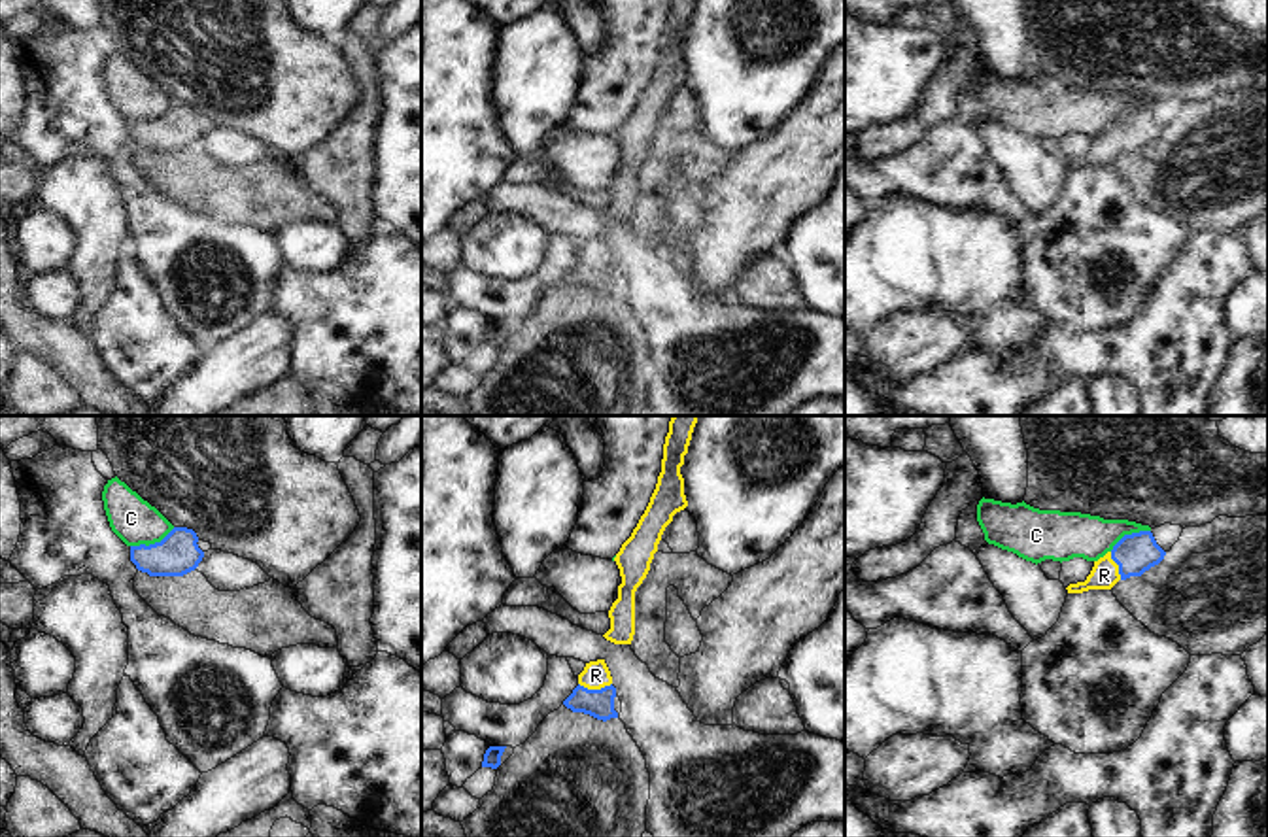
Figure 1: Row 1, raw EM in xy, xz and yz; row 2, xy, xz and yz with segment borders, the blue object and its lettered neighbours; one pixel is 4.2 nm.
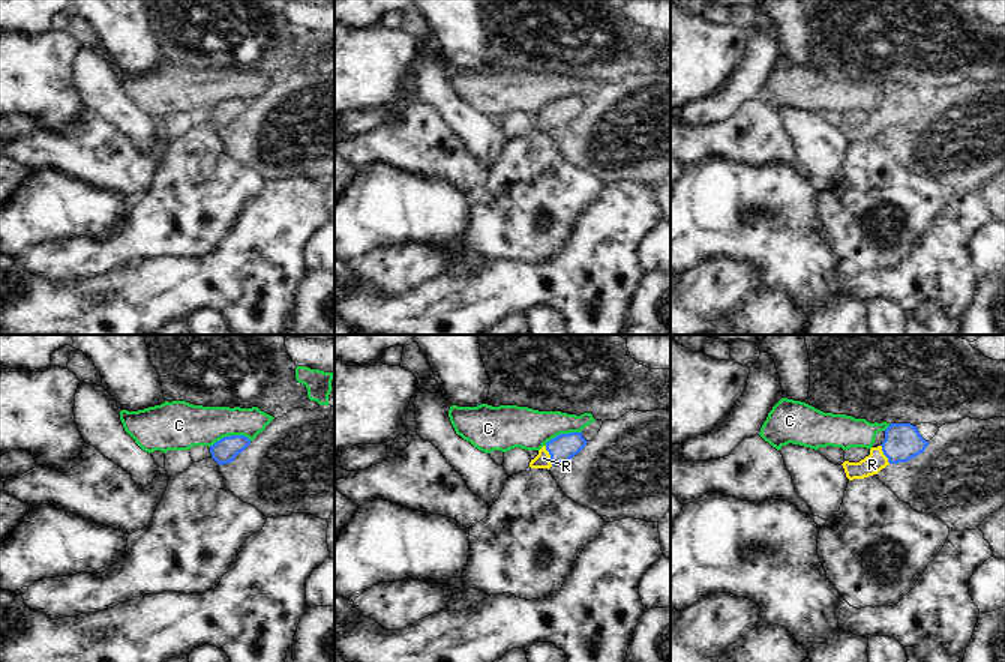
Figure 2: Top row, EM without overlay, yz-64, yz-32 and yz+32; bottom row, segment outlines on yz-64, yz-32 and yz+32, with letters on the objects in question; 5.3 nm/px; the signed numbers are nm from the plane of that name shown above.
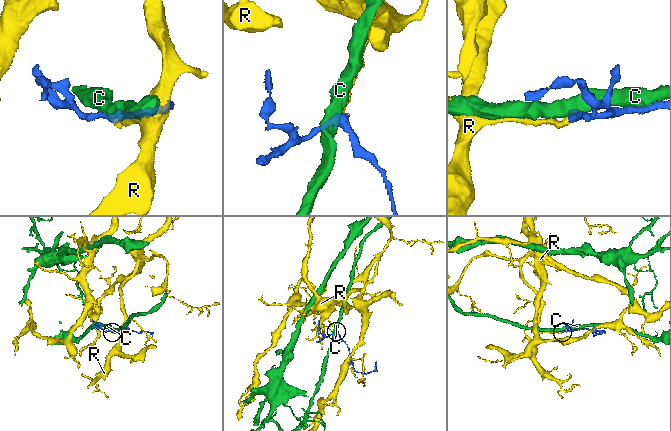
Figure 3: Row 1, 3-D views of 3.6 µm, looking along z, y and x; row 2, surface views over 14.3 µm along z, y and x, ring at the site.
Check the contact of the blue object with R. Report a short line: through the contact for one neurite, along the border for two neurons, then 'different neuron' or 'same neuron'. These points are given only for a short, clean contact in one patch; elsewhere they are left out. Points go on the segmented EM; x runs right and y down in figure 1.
xz (599, 703), (596, 690), (596, 675) | same neuron

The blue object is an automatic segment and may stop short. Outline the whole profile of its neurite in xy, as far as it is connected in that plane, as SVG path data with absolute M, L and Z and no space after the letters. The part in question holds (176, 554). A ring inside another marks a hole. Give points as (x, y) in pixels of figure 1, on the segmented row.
M174 527L161 542L130 546L130 561L149 576L183 576L204 557L197 542L193 529Z

